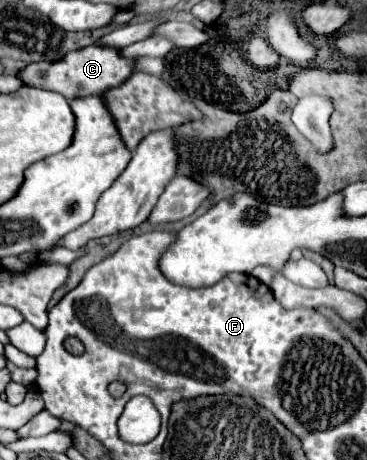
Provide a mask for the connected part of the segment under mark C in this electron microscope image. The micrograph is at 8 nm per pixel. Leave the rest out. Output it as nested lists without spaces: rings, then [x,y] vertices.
[[[88,45],[80,51],[70,51],[68,55],[64,55],[64,59],[60,59],[56,63],[48,63],[48,61],[32,63],[20,73],[20,79],[30,87],[56,91],[56,93],[62,93],[68,99],[72,99],[72,97],[82,97],[82,95],[84,97],[96,95],[96,93],[108,91],[112,87],[118,87],[134,73],[134,65],[136,65],[136,59],[122,59],[120,49],[116,49],[116,47]]]

